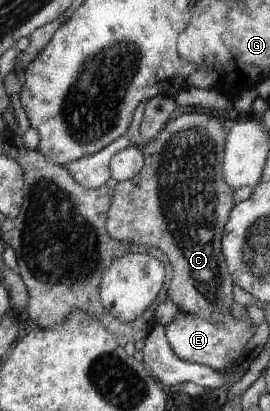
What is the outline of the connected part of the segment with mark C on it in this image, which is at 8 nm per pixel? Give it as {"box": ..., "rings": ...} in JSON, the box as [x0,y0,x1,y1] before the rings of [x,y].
{"box":[105,113,235,323],"rings":[[[185,113],[174,119],[174,124],[166,123],[166,126],[160,130],[159,135],[149,143],[141,146],[144,157],[144,166],[142,170],[130,180],[120,182],[114,189],[113,201],[106,213],[105,227],[106,232],[114,239],[127,243],[136,243],[140,245],[152,245],[168,259],[172,265],[172,279],[167,290],[167,298],[170,299],[179,308],[180,312],[194,315],[195,317],[209,320],[213,323],[221,323],[226,314],[230,314],[231,306],[234,302],[234,281],[230,276],[225,256],[221,251],[221,236],[224,225],[228,222],[231,208],[235,205],[234,189],[226,182],[223,175],[223,158],[225,156],[225,140],[227,139],[228,123],[221,121],[212,114]]]}

